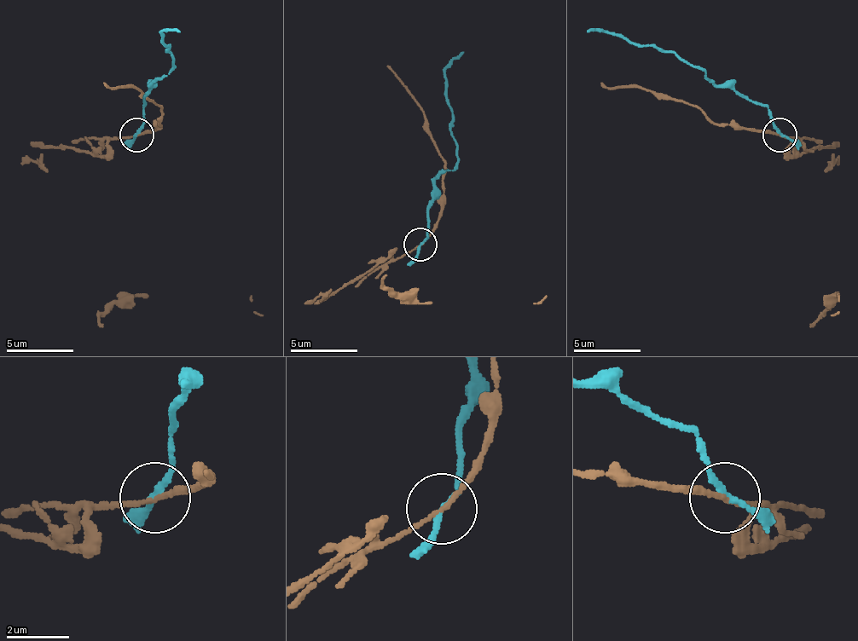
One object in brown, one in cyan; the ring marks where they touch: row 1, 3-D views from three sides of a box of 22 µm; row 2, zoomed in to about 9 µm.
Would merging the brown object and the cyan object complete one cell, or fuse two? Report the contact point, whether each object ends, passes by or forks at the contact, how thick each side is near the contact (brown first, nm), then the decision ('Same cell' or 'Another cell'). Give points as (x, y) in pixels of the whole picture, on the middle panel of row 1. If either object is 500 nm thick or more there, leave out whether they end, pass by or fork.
Place: (420, 245). At the ring brown passes by. At the ring cyan passes by. Thickness 130 nm (brown) against 170 nm. Another cell

